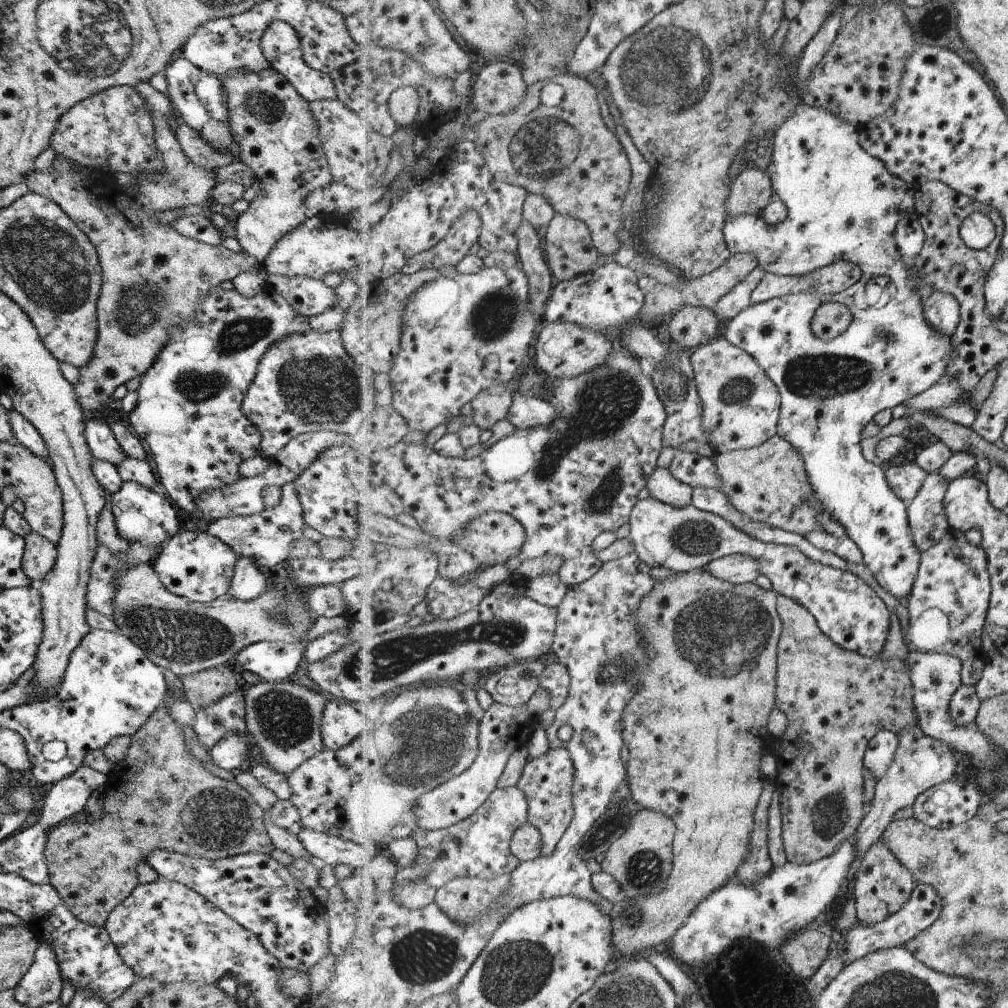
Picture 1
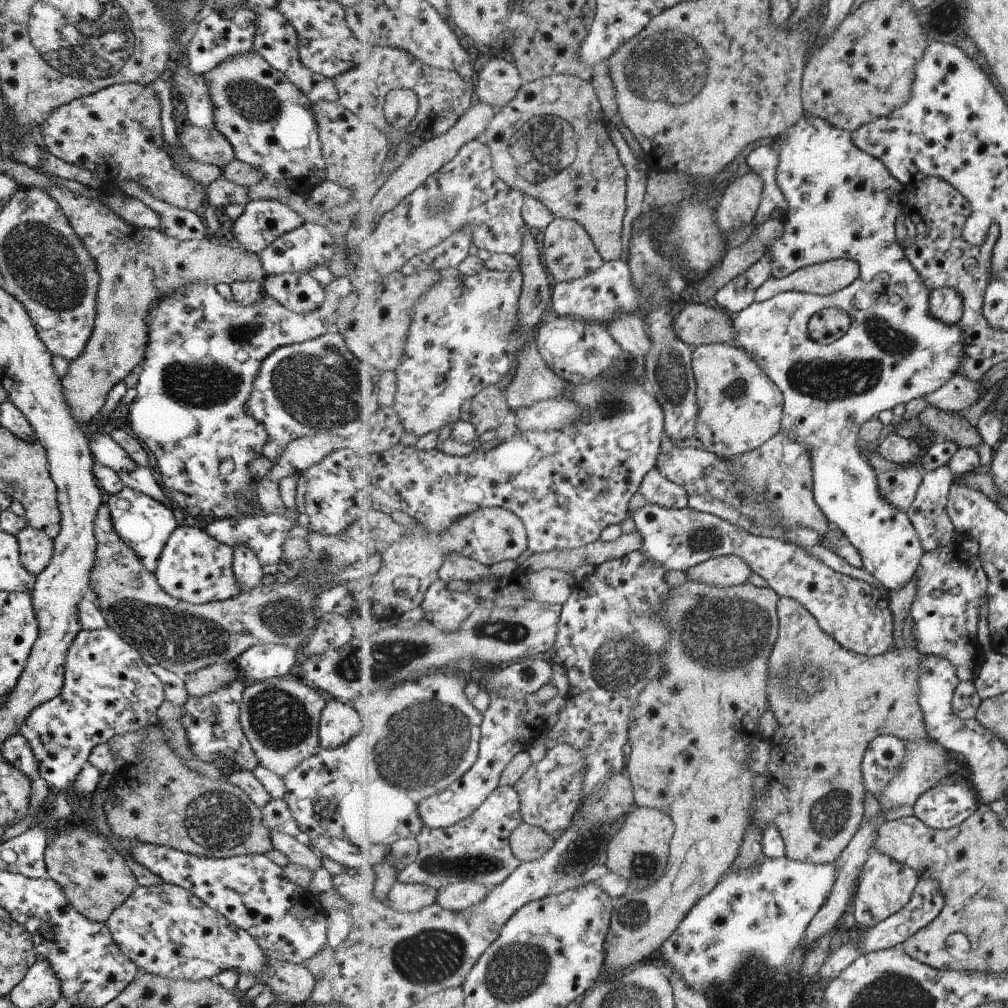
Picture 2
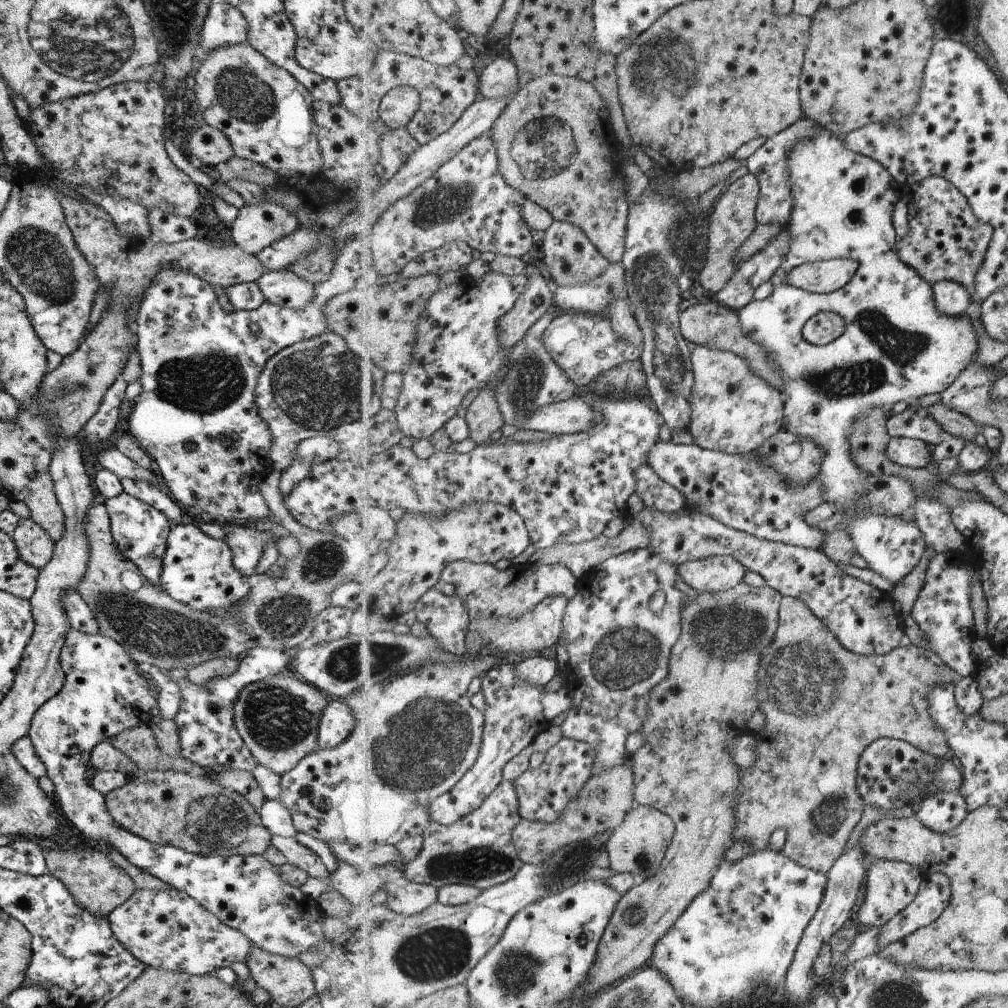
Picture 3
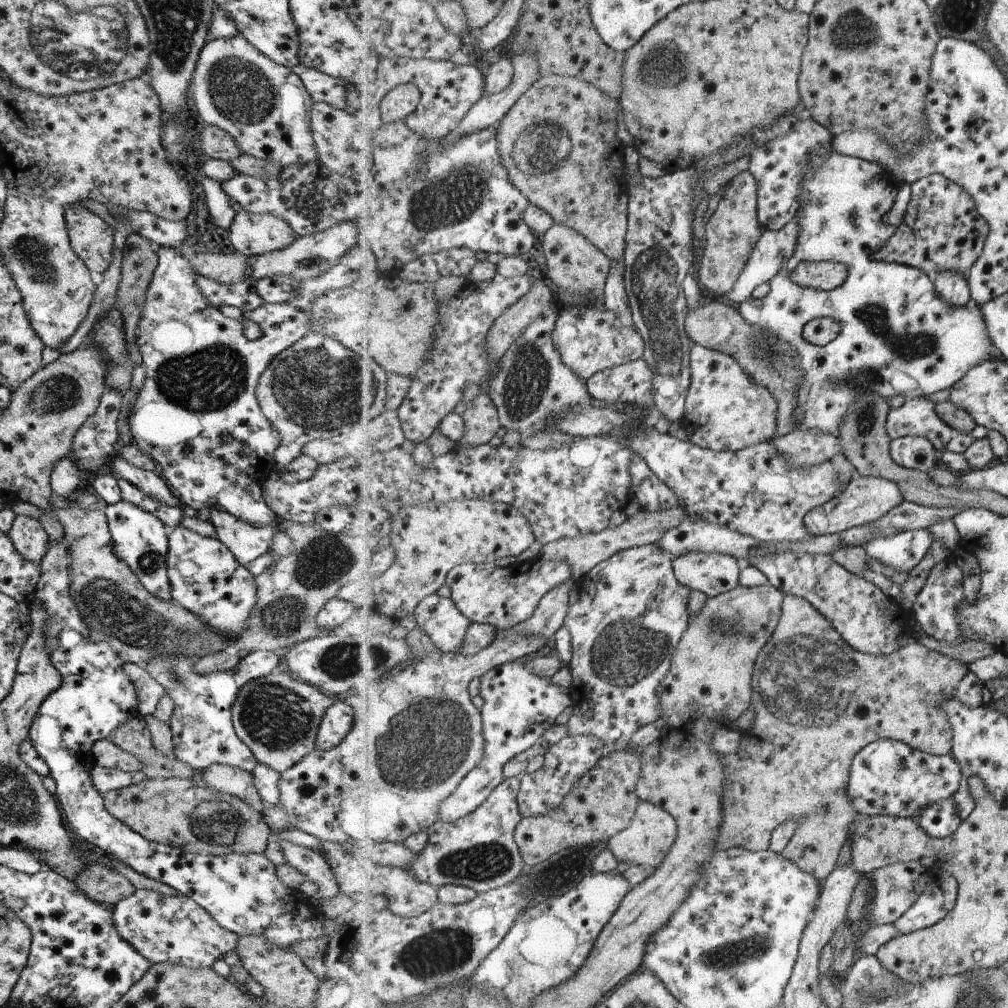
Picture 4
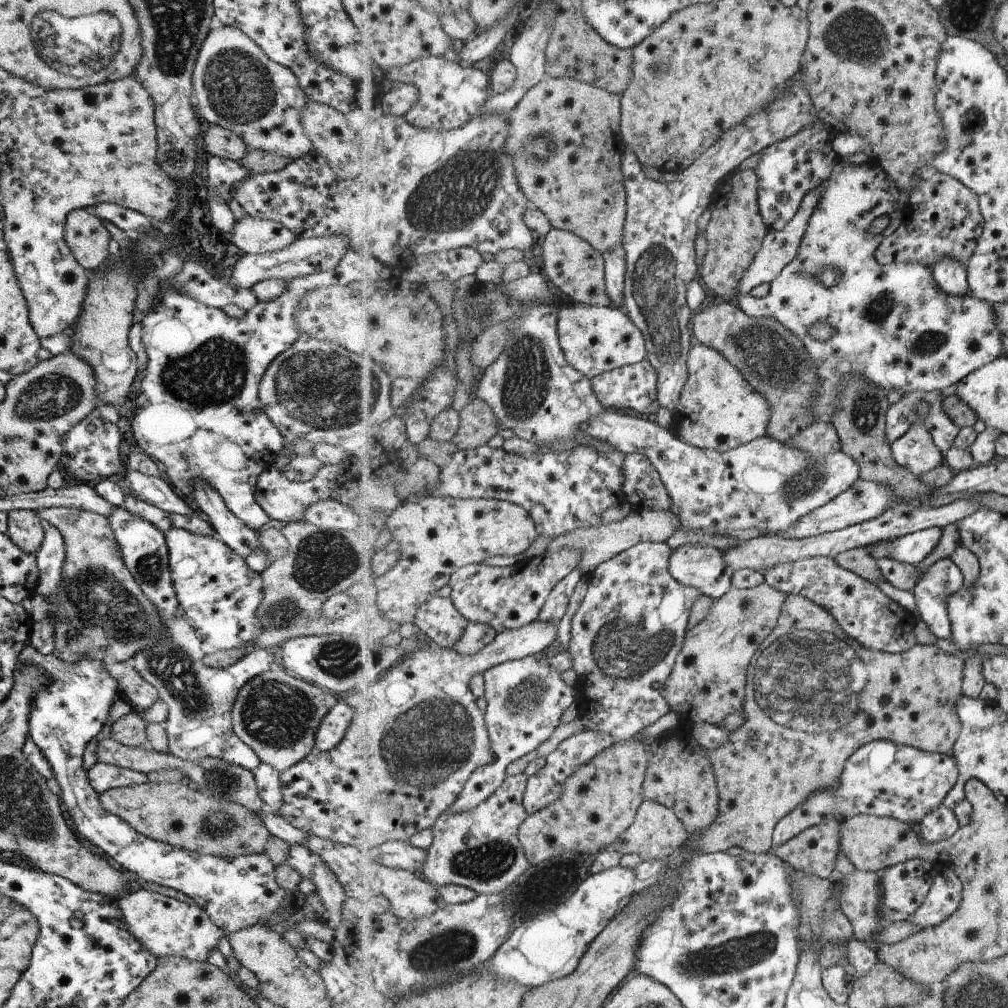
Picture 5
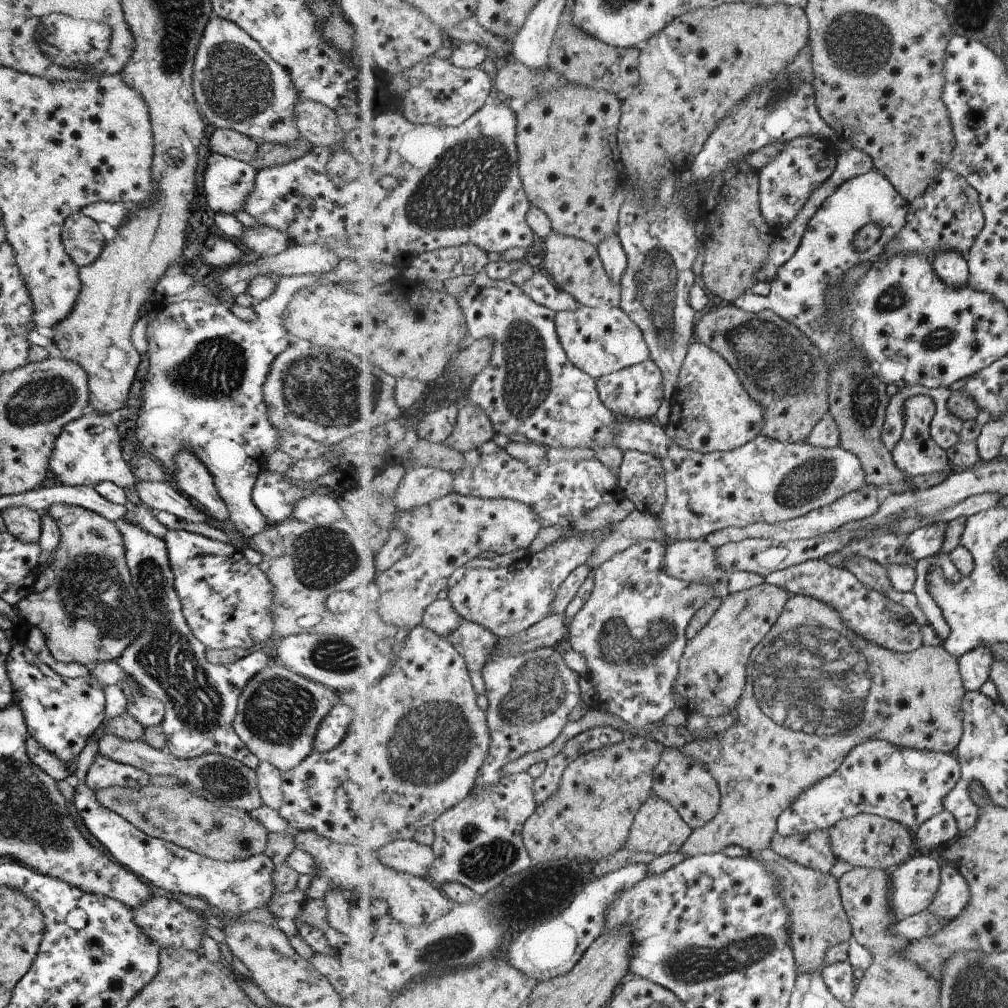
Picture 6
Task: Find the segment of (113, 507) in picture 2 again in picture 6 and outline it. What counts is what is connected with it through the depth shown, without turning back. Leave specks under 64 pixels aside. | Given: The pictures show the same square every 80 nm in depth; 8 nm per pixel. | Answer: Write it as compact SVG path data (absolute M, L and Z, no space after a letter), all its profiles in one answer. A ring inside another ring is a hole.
M117 518L113 524L121 534L125 566L129 570L131 585L135 588L145 622L135 642L131 640L131 644L114 662L148 695L163 704L160 726L165 734L164 750L177 759L217 754L255 770L259 760L237 738L231 724L243 686L268 665L267 656L257 651L229 664L209 664L203 656L205 649L190 632L181 614L163 540L123 518Z

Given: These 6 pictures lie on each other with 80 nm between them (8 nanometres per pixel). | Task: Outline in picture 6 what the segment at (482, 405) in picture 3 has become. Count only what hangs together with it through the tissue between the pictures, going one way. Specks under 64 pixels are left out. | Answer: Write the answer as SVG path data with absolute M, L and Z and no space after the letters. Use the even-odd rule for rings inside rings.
M464 403L460 409L457 426L446 444L465 455L492 441L495 436L496 433L489 414L479 406Z

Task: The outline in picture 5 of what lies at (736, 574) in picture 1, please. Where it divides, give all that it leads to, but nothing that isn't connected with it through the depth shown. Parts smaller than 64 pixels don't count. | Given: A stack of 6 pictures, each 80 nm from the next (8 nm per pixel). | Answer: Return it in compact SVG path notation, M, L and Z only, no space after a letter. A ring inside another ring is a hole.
M705 543L685 544L672 550L668 560L668 570L680 584L700 589L704 595L712 600L721 599L732 590L732 577L736 572L725 563L724 552Z

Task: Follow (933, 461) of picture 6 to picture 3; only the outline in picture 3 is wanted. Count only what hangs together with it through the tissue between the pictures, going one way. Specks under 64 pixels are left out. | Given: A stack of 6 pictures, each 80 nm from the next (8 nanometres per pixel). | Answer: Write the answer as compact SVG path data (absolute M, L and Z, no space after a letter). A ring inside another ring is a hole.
M892 438L887 448L887 454L892 462L900 466L917 469L933 467L932 450L923 440Z

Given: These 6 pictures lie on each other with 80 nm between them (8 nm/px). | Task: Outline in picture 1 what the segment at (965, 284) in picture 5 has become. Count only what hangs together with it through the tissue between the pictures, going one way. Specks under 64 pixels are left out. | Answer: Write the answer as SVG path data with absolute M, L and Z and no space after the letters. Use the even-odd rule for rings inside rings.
M934 291L924 304L926 319L950 337L962 319L960 302L953 293Z

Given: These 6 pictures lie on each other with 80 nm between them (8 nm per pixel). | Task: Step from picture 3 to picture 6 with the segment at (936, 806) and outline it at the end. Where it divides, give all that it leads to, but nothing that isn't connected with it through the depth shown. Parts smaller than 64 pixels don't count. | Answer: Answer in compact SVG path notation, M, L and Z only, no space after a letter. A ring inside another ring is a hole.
M944 809L931 816L921 827L914 831L918 850L936 855L939 846L944 846L959 835L960 829L955 816Z

